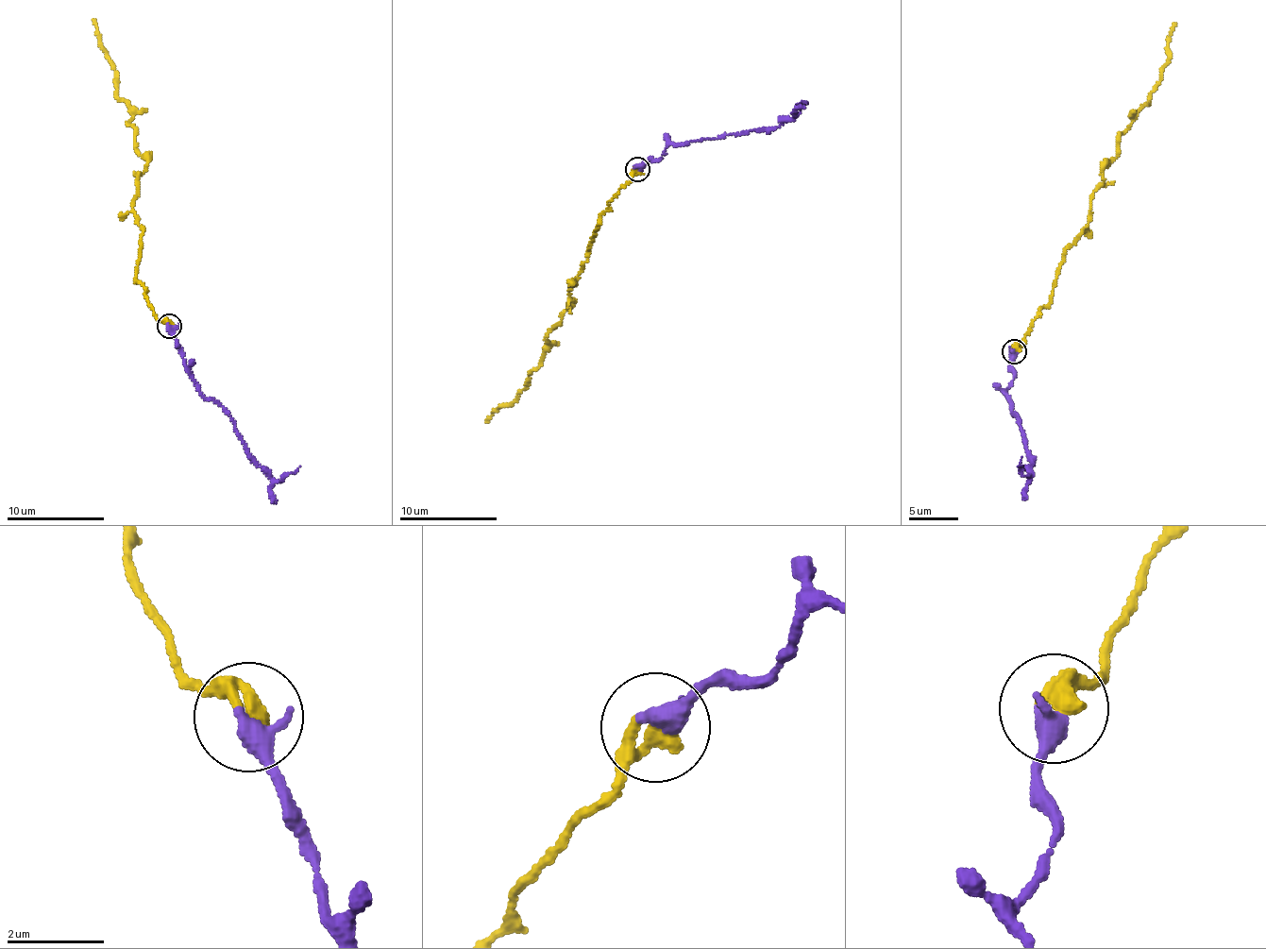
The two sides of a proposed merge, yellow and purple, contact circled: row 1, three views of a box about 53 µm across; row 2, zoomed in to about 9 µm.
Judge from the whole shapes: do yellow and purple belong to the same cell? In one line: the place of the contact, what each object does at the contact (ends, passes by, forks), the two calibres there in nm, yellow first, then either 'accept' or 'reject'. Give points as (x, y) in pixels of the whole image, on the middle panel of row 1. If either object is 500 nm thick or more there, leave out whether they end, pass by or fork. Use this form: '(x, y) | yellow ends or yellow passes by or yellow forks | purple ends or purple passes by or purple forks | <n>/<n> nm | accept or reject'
(637, 169) | yellow passes by | purple ends | 280/480 nm | accept

